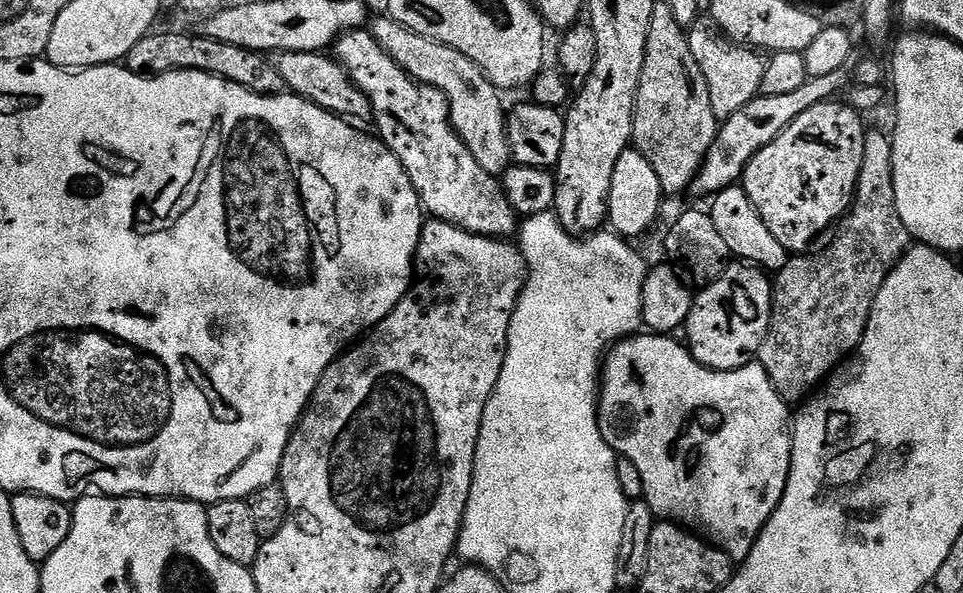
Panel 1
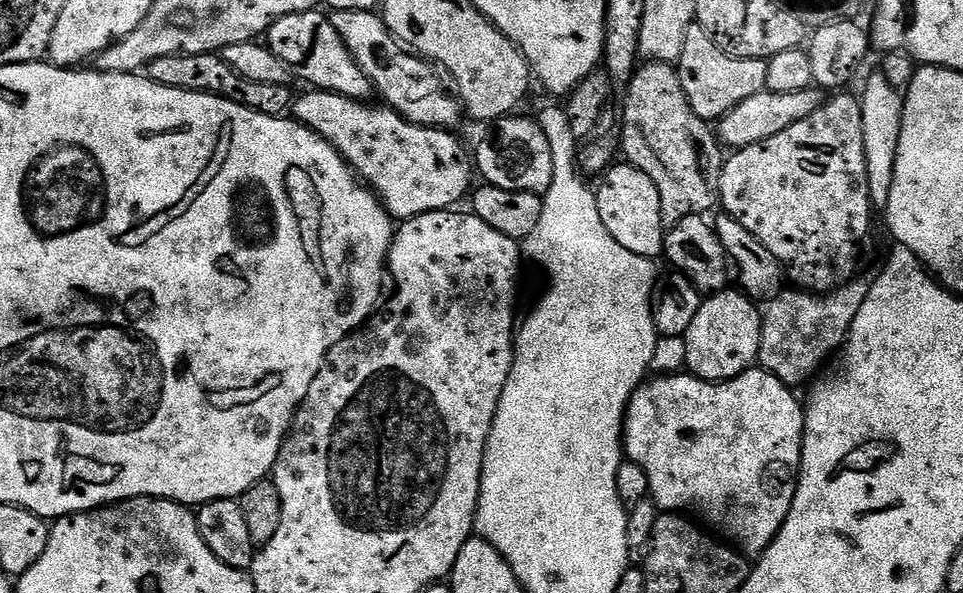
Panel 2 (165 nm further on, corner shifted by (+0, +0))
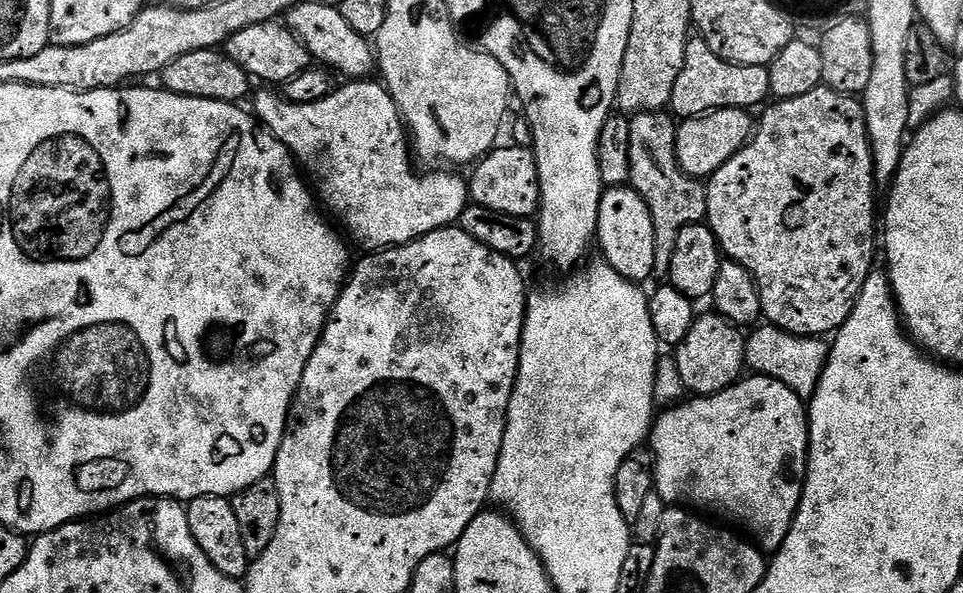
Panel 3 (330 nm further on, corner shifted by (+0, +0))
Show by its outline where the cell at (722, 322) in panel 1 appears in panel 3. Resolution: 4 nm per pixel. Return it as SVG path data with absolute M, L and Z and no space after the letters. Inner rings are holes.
M697 315L690 334L679 345L675 358L681 370L682 382L689 393L696 396L713 396L726 390L746 372L745 341L746 336L727 315Z

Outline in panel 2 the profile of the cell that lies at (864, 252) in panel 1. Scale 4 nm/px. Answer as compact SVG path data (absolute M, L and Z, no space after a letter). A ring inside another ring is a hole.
M853 278L833 292L823 294L781 290L775 298L767 301L760 322L759 367L774 374L774 378L783 384L807 385L821 371L819 368L824 363L827 365L843 348L848 331L854 326L854 318L858 318L858 310L862 310L862 302L866 302L870 287L867 279L860 279Z

